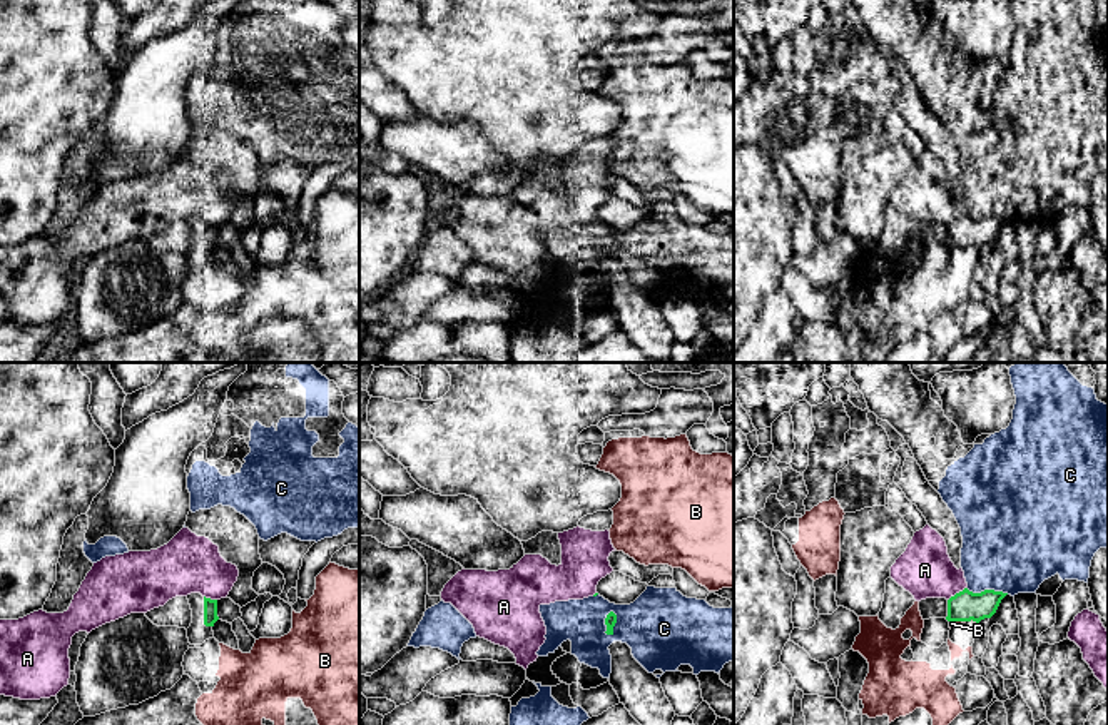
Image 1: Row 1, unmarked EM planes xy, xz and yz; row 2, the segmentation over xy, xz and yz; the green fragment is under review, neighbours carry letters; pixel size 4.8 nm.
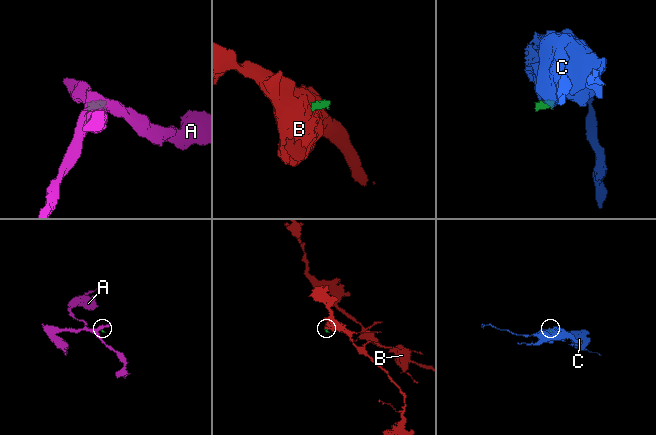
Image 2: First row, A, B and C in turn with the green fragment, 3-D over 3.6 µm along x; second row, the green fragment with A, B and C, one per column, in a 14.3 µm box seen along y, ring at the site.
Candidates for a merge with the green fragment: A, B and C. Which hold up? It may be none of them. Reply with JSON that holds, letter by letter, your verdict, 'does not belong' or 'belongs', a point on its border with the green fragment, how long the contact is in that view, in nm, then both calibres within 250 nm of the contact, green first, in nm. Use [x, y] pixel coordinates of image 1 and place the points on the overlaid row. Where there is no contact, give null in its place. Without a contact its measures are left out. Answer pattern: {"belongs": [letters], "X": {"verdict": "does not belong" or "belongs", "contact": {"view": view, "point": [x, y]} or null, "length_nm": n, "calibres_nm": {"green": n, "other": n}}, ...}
{"belongs": [], "A": {"verdict": "does not belong", "contact": {"view": "yz", "point": [956, 593]}, "length_nm": 120, "calibres_nm": {"green": 140, "other": 260}}, "B": {"verdict": "does not belong", "contact": {"view": "yz", "point": [956, 620]}, "length_nm": 80, "calibres_nm": {"green": 140, "other": 20}}, "C": {"verdict": "does not belong", "contact": {"view": "xz", "point": [605, 623]}, "length_nm": 130, "calibres_nm": {"green": 60, "other": 320}}}

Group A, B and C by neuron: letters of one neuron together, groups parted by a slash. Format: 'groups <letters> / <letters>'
groups A / B / C

